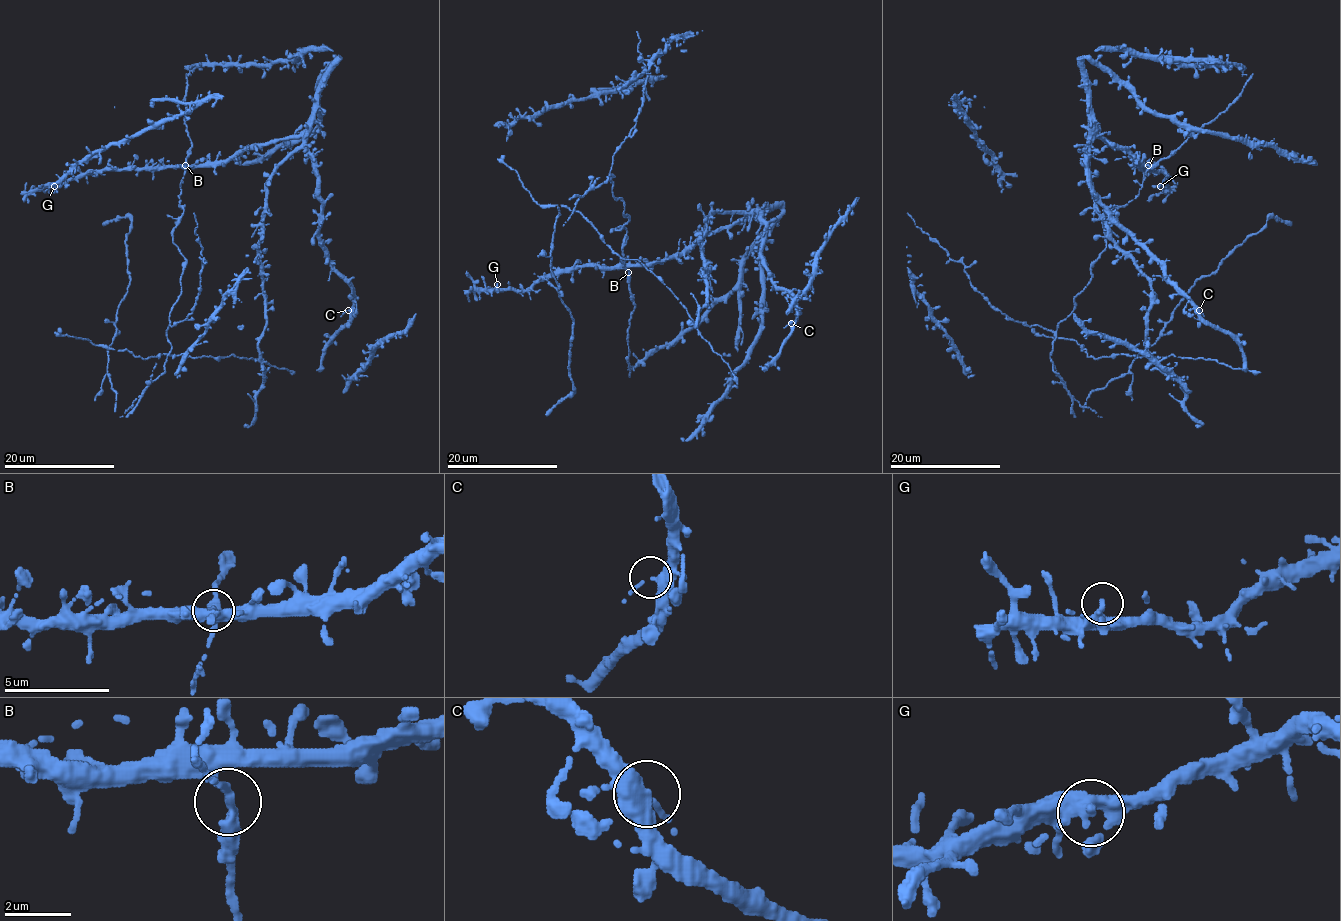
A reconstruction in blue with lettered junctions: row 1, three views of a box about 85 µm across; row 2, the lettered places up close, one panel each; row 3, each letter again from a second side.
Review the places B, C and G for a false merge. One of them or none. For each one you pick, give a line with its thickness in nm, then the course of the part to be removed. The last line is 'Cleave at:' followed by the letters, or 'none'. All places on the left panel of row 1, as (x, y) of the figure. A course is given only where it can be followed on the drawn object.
B: Thickness 240 nm
Cleave at: B

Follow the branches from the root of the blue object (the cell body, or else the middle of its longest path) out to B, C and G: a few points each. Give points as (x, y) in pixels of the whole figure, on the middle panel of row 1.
B: (679, 253), (655, 262), (632, 264), (627, 268), (628, 272)
C: (679, 253), (757, 211), (764, 224), (763, 265), (771, 282), (795, 302), (796, 319), (791, 323)
G: (679, 253), (647, 264), (556, 269), (541, 276), (525, 290), (498, 289), (497, 284)

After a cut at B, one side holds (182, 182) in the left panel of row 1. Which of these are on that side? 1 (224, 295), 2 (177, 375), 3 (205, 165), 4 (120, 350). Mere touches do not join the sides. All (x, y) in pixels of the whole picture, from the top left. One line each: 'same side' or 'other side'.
1: other side
2: other side
3: other side
4: other side

